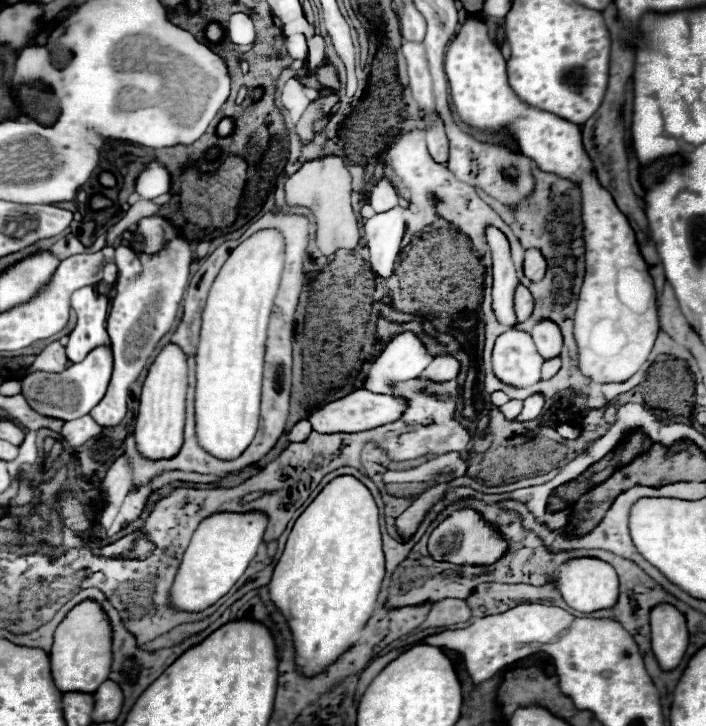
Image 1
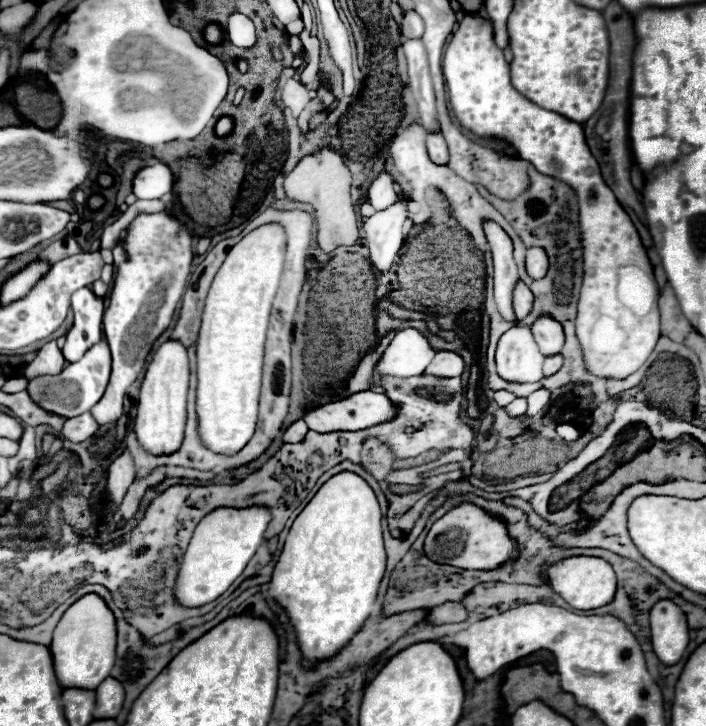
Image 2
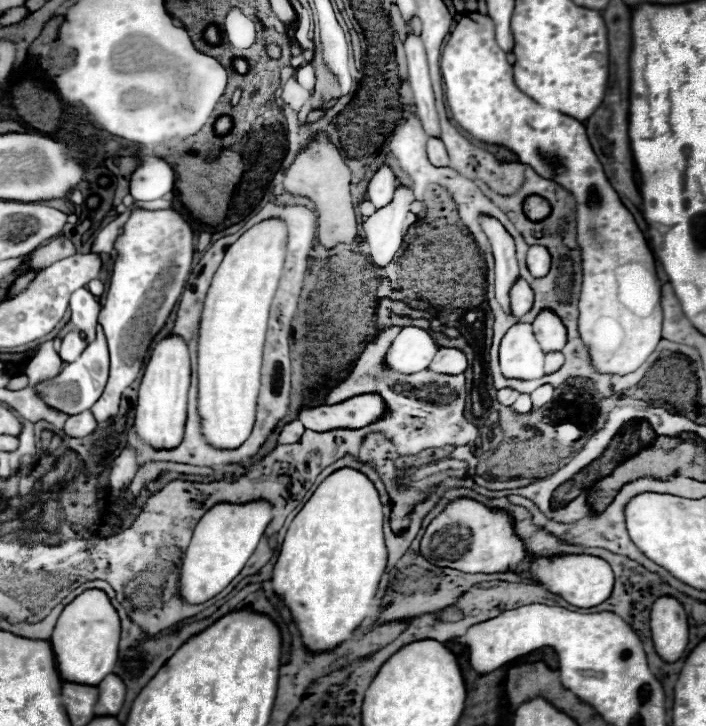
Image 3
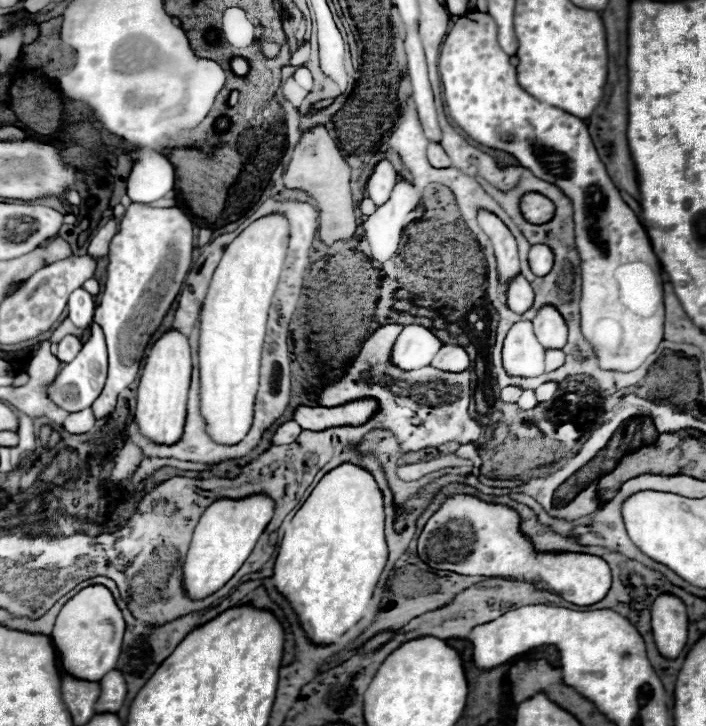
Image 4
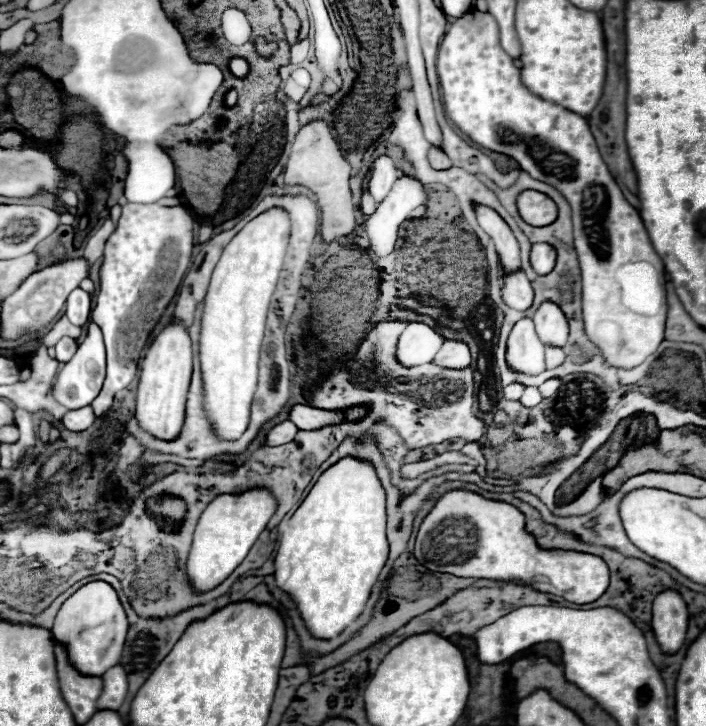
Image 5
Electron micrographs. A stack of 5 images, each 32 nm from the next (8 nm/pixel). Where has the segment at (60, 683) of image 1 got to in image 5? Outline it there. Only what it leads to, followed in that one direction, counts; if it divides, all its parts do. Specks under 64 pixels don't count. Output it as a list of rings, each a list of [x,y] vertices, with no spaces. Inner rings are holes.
[[[92,580],[78,588],[58,610],[52,626],[54,640],[62,640],[76,668],[84,674],[102,676],[108,668],[112,668],[124,648],[124,636],[128,632],[128,616],[120,604],[118,592],[104,580]]]

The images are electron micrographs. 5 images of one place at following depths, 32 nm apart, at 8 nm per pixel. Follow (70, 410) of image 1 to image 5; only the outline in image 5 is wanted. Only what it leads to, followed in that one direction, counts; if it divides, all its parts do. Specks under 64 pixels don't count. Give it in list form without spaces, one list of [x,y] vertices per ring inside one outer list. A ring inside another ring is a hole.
[[[88,322],[86,324],[86,334],[78,340],[76,354],[58,372],[56,384],[52,388],[54,398],[60,404],[64,404],[68,410],[88,406],[98,396],[98,392],[100,392],[100,388],[104,384],[104,376],[106,376],[106,348],[104,348],[104,338],[102,338],[100,328],[94,322]]]

